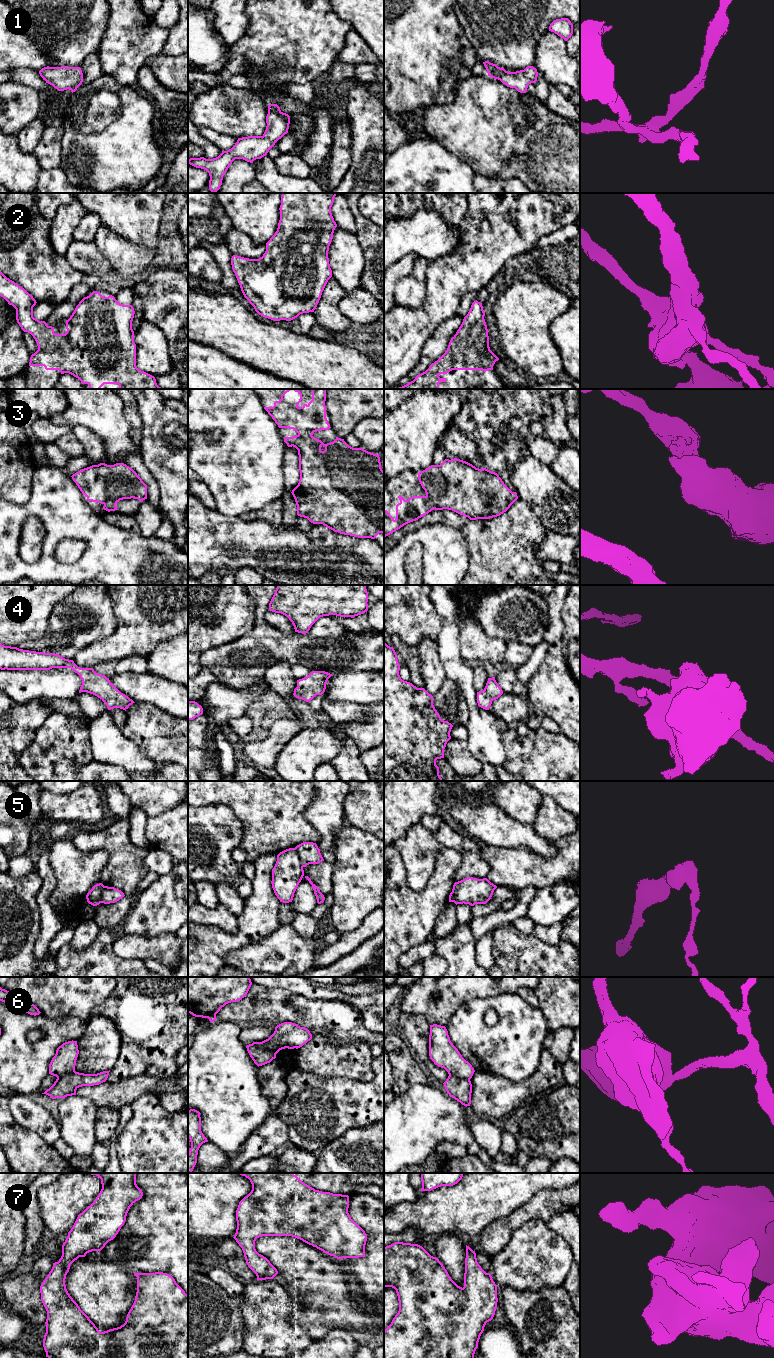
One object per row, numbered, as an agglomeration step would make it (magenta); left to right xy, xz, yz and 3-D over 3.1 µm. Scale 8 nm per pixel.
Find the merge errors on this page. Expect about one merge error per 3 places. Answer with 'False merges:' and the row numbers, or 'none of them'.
False merges: 5, 6

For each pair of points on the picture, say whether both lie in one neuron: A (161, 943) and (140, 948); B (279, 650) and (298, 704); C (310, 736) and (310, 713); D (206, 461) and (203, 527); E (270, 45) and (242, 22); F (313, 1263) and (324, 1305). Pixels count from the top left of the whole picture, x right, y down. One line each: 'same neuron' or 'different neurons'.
A: same neuron
B: different neurons
C: different neurons
D: different neurons
E: different neurons
F: same neuron

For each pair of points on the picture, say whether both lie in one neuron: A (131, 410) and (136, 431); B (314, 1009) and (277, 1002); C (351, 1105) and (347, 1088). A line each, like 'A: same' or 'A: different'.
A: same
B: same
C: same

